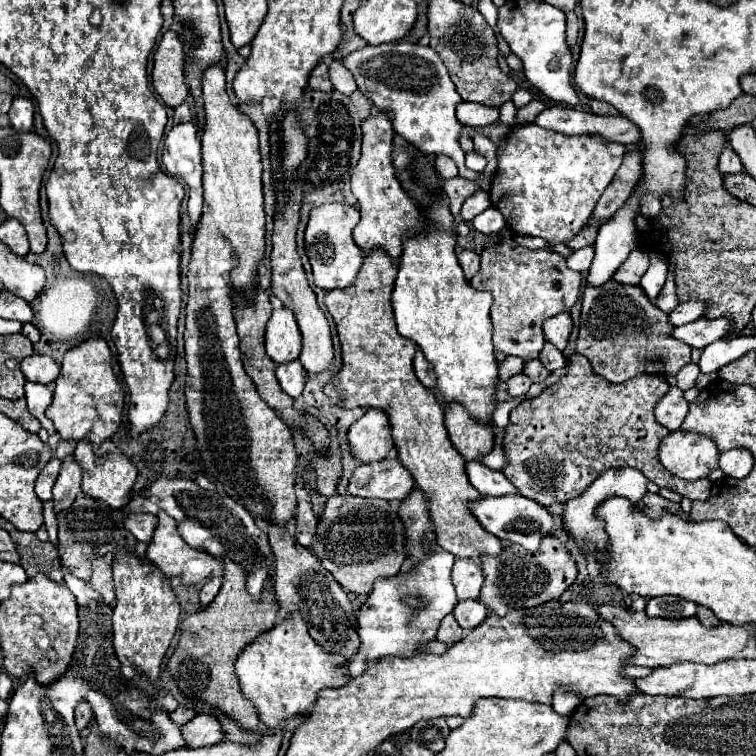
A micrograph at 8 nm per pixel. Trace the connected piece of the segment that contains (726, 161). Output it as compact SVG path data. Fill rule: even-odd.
M726 144L726 146L724 146L724 152L722 152L720 162L718 162L718 170L720 170L720 174L722 174L722 176L738 174L738 172L742 172L742 170L744 170L744 166L742 166L740 158L736 156L736 152L732 150L732 146L730 146L730 144Z

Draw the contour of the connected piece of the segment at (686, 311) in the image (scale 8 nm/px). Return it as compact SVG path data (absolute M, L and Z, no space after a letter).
M690 300L690 302L678 304L676 310L672 314L668 314L668 320L670 320L672 326L682 326L682 324L688 324L688 322L694 322L694 320L702 318L704 308L706 308L704 302Z

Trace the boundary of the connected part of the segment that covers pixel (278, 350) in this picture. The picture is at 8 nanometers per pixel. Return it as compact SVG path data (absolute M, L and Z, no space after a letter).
M280 308L274 310L266 326L266 352L276 362L296 360L302 350L302 334L296 324L294 312Z

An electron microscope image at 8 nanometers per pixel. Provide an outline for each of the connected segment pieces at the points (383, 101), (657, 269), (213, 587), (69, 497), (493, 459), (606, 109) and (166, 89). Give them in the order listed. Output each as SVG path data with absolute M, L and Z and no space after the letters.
M392 42L392 44L380 44L380 46L364 46L362 50L356 50L352 54L348 54L346 58L342 58L342 62L346 64L346 68L352 72L358 88L362 90L362 94L376 106L382 108L386 112L392 114L392 122L394 122L394 130L408 140L410 144L418 146L422 152L428 154L446 154L448 158L452 158L458 166L458 175L462 178L477 181L480 173L468 171L464 164L464 150L460 148L460 134L462 134L462 124L456 118L456 106L462 102L462 98L458 96L458 90L444 66L444 62L440 60L440 56L430 48L430 46L422 46L422 44L412 44L412 42Z
M650 252L650 268L642 276L640 286L645 294L654 300L663 288L668 275L668 260L660 252Z
M214 576L214 578L210 578L210 580L204 584L202 592L200 592L200 602L202 602L204 606L208 606L208 604L216 598L220 586L222 586L222 576Z
M68 456L62 462L58 480L54 484L54 512L62 512L68 506L72 506L72 502L76 500L76 496L80 494L80 466L74 462L72 456Z
M496 428L494 430L494 450L490 452L490 458L486 458L486 462L484 462L488 468L502 470L508 464L508 458L506 458L504 446L502 446L502 440L504 440L504 430L502 428Z
M590 100L590 102L588 102L588 106L590 106L590 110L592 110L592 112L596 112L596 114L608 114L608 116L616 116L616 114L618 114L618 110L614 110L608 102Z
M168 30L154 52L152 86L172 108L180 106L190 92L184 76L184 56L184 44L178 32Z

